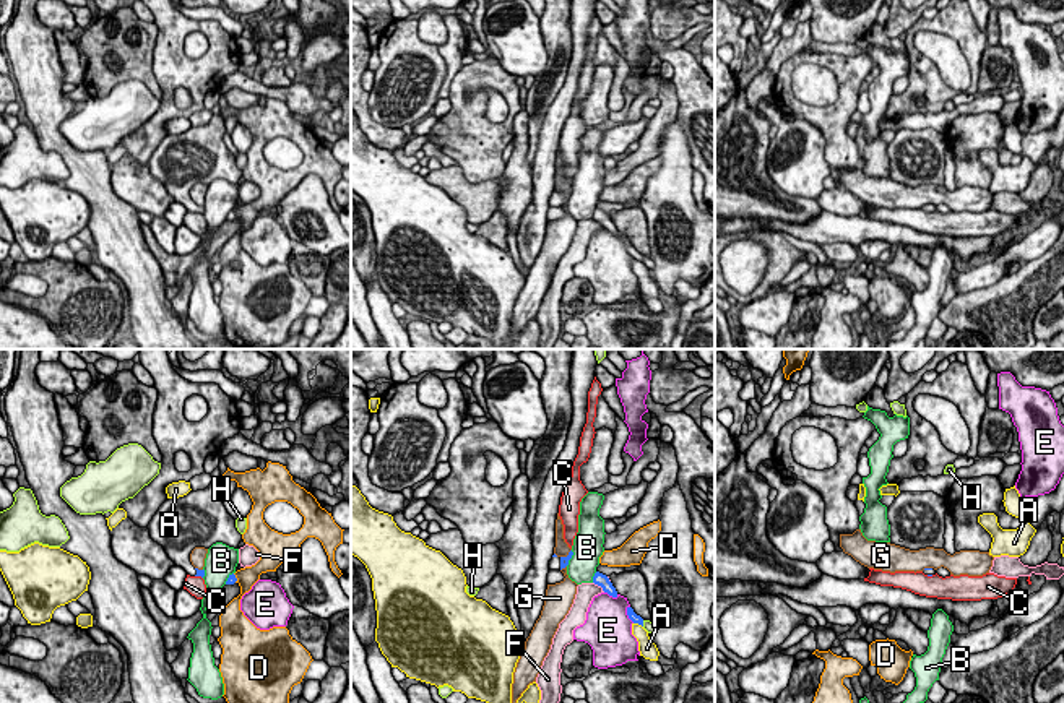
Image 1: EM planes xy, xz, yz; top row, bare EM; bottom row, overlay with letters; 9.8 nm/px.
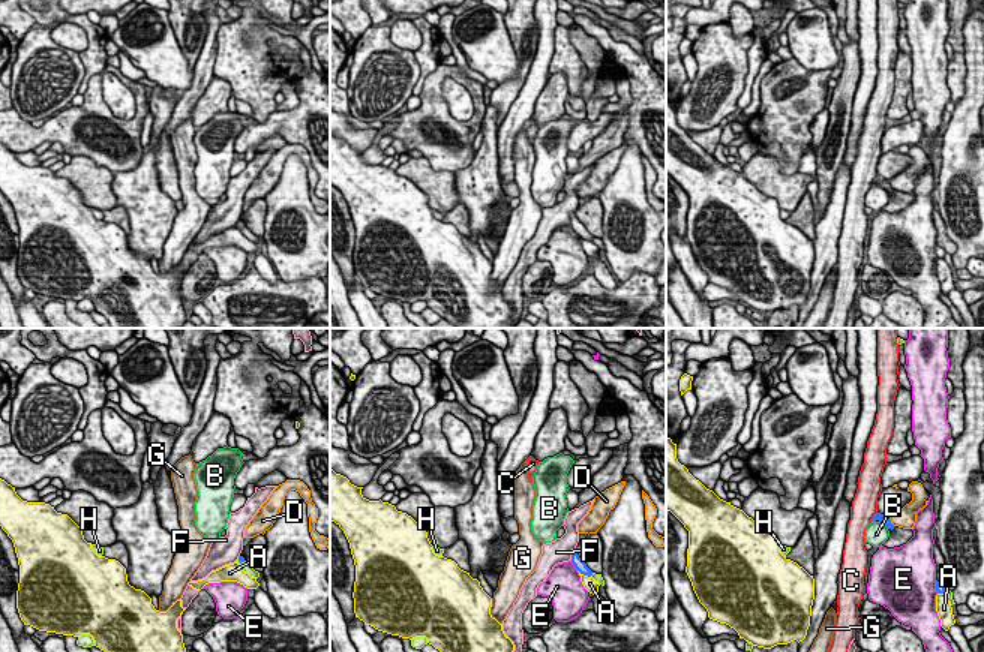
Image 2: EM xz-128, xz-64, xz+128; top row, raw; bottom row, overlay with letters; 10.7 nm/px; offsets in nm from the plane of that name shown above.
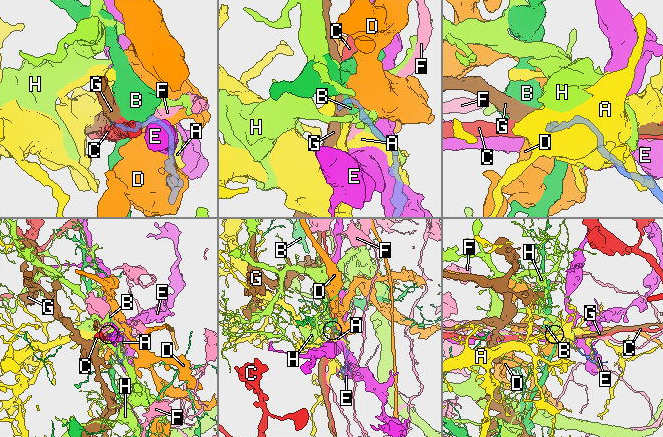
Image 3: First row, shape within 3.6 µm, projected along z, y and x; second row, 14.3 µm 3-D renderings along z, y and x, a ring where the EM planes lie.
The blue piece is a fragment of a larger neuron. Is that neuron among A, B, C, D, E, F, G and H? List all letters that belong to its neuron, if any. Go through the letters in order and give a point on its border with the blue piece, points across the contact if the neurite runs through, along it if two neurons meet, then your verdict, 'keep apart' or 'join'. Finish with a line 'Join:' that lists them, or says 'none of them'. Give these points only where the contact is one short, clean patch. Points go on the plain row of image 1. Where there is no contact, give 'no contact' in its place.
A: xz (639, 260) | keep apart
B: xz (593, 213) | along xz (596, 208), (592, 218) | keep apart
C: xy (198, 211) | along xy (195, 211), (202, 215) | keep apart
D: xy (236, 215) | along xy (233, 210), (236, 218) | keep apart
E: xz (627, 250) | keep apart
F: xz (600, 221) | along xz (593, 218), (605, 228) | keep apart
G: xz (567, 192) | along xz (570, 185), (561, 194) | keep apart
H: xz (642, 260) | keep apart
Join: none of them

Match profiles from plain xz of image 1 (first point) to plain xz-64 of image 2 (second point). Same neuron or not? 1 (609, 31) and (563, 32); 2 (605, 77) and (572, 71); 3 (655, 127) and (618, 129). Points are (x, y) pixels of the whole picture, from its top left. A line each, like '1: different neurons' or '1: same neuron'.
1: different neurons
2: different neurons
3: same neuron

